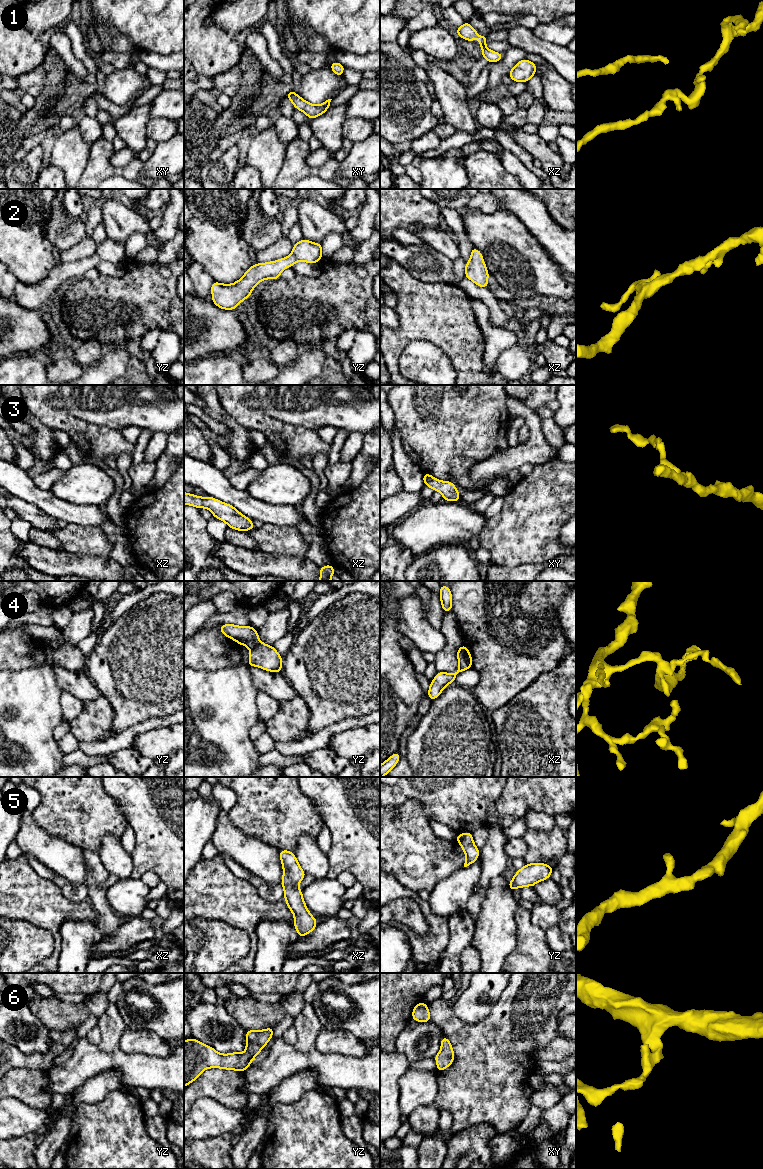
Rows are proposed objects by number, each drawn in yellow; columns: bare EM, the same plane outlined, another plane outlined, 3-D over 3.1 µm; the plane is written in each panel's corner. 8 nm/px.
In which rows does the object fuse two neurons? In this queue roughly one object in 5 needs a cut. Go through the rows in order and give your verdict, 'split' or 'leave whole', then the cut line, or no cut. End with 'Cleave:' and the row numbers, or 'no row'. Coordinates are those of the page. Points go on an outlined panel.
1: leave whole; cut none
2: leave whole; cut none
3: leave whole; cut none
4: split; cut yz (260, 642), (250, 649)
5: leave whole; cut none
6: leave whole; cut none
Cleave: 4

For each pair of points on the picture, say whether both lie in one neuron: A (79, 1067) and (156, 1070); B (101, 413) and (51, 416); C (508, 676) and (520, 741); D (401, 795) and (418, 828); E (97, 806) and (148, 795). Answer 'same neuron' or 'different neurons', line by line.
A: same neuron
B: different neurons
C: different neurons
D: different neurons
E: different neurons

